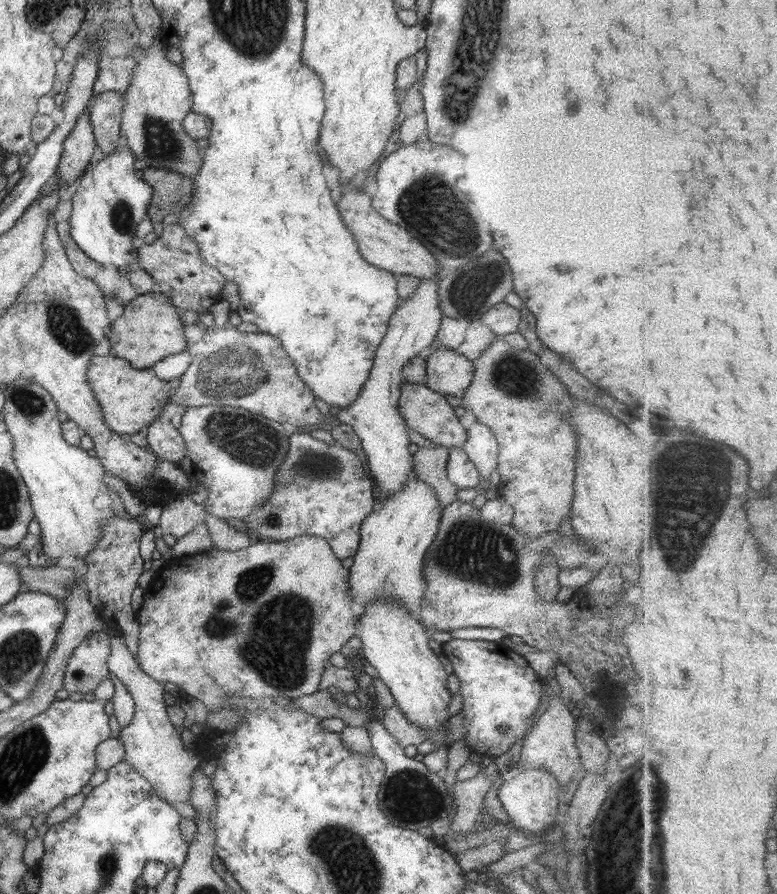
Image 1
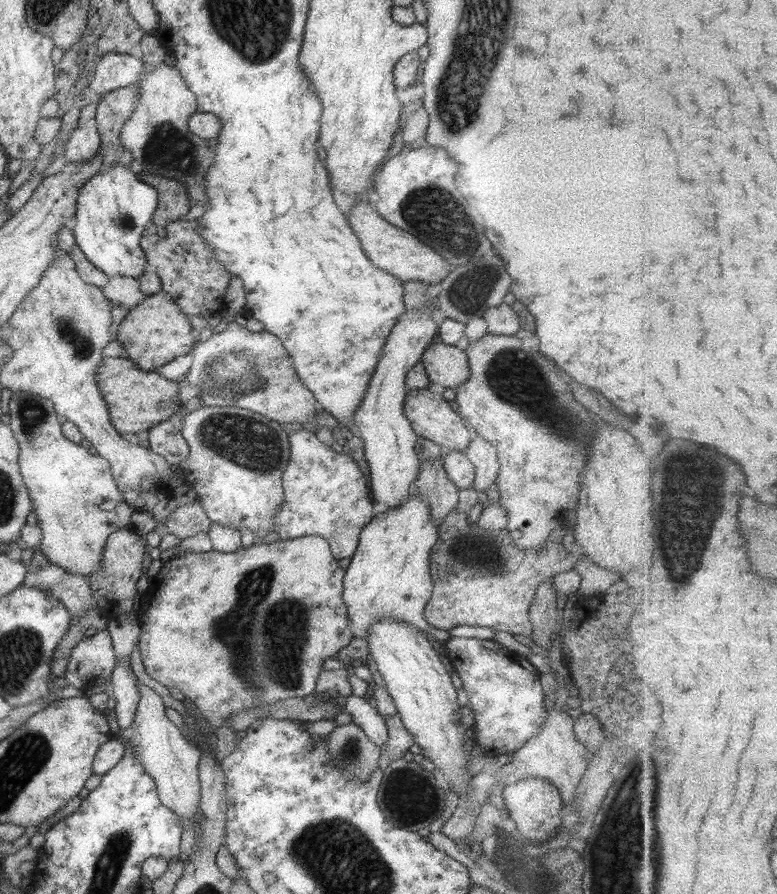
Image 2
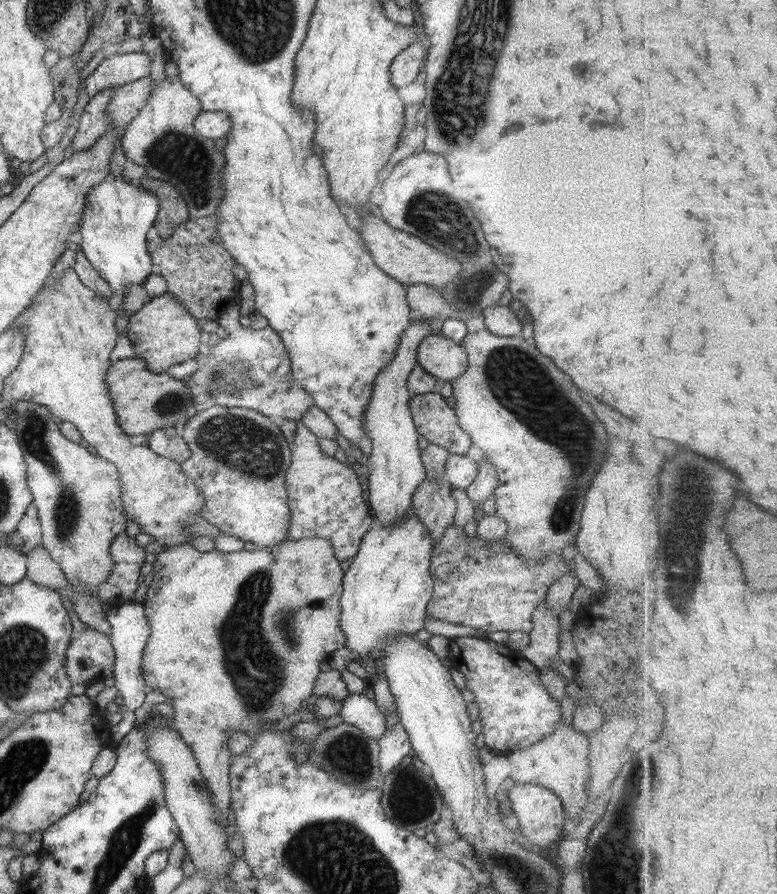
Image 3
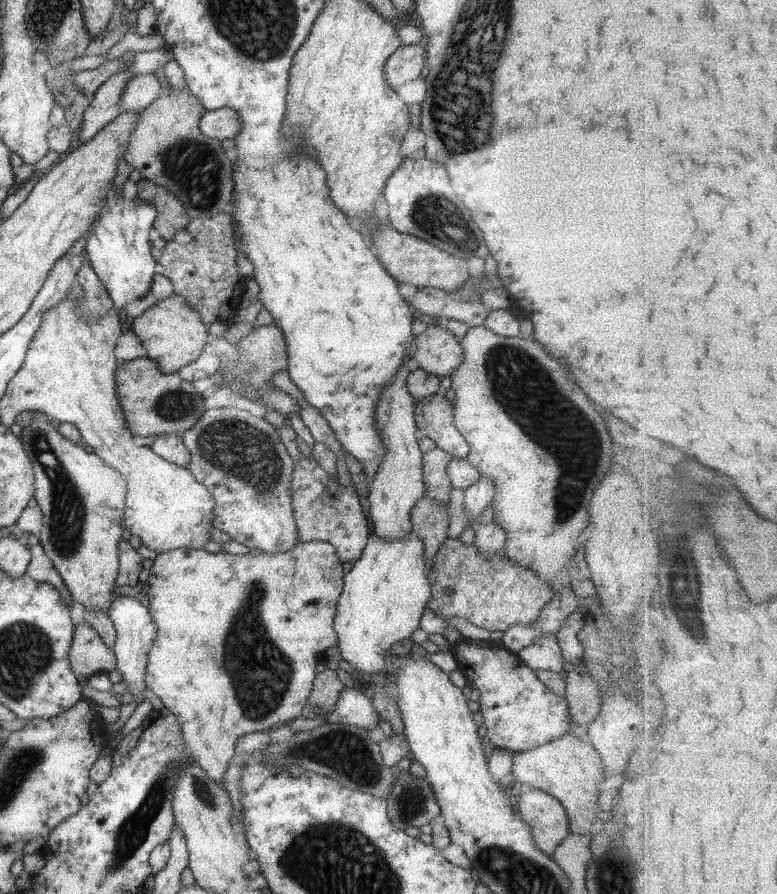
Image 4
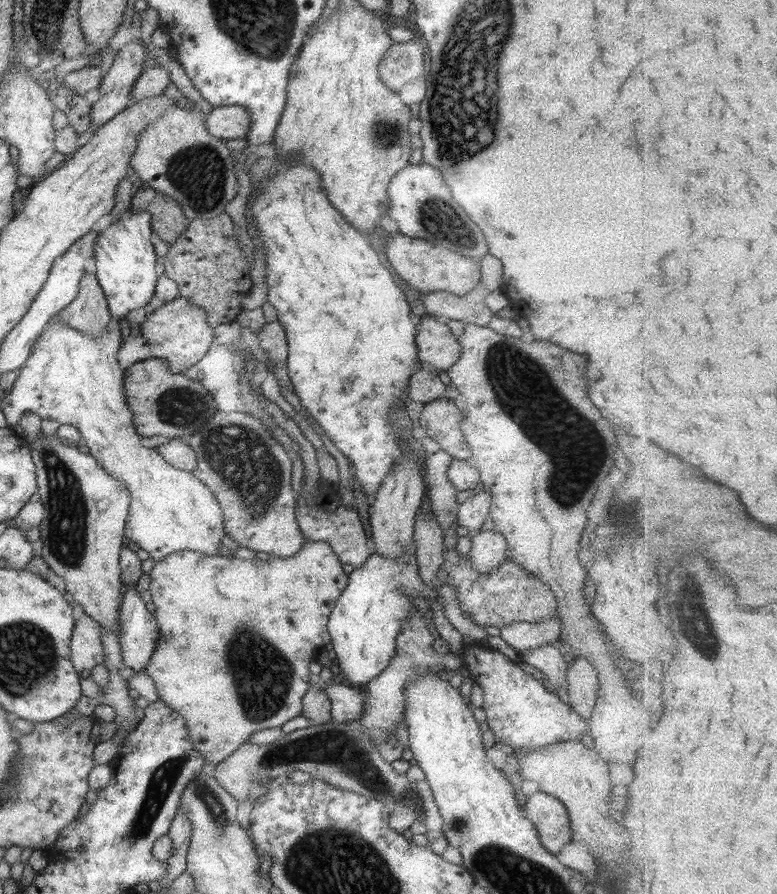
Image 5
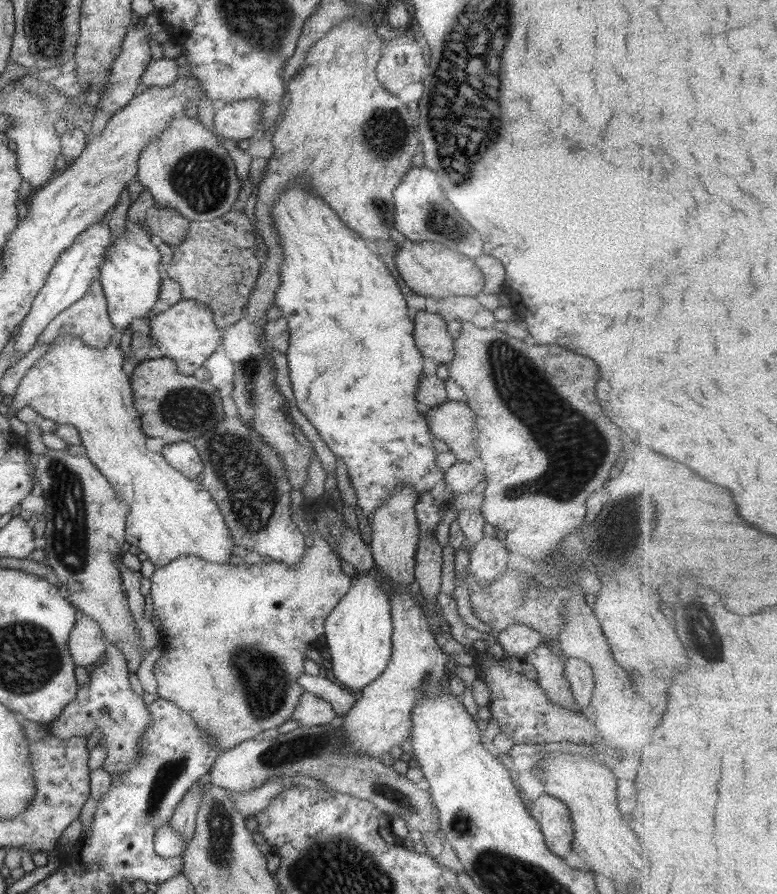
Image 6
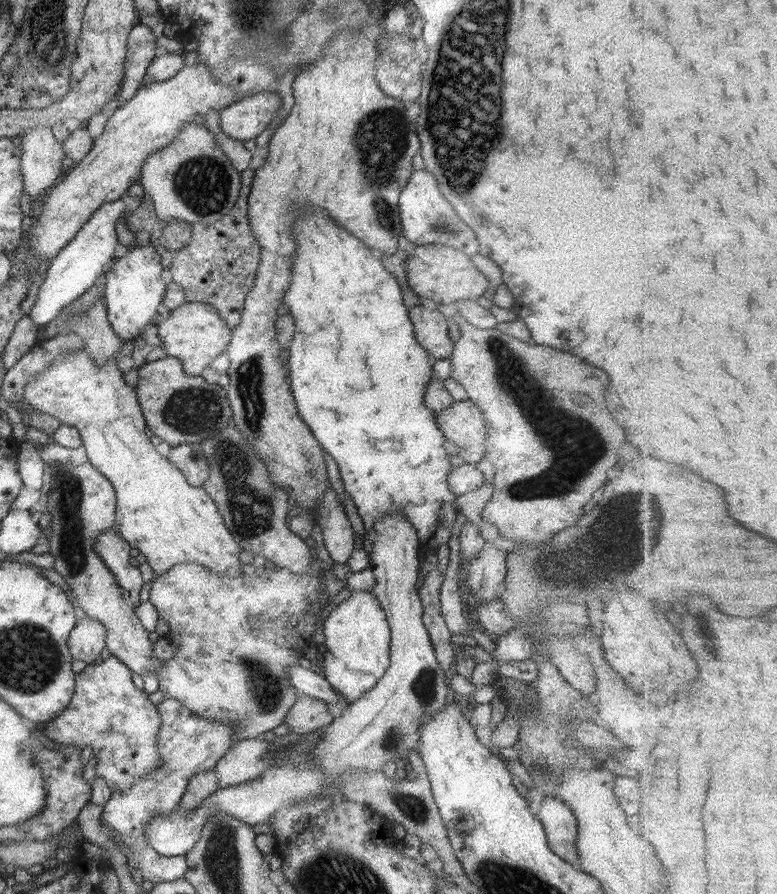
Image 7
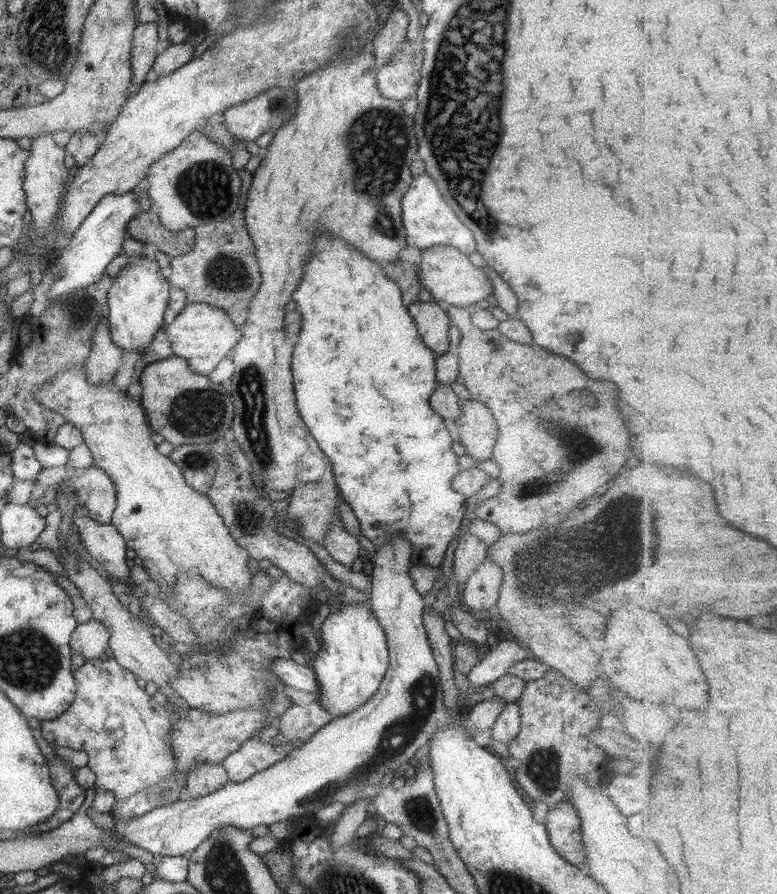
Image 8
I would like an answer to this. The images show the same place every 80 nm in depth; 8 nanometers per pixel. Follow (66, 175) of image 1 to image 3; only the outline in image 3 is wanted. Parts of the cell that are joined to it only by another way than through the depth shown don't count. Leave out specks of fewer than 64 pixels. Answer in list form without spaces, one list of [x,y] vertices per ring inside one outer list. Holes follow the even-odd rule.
[[[105,88],[89,99],[83,113],[78,117],[77,132],[70,143],[73,152],[89,150],[94,140],[109,130],[109,120],[105,118],[105,107],[109,105],[114,88]]]

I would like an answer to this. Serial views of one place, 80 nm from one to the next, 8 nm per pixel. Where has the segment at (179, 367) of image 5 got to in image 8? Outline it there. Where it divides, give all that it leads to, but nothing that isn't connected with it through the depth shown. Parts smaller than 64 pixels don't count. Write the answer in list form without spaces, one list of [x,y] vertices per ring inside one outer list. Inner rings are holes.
[[[186,303],[175,320],[172,320],[171,324],[163,325],[163,328],[171,341],[173,356],[185,360],[191,372],[206,377],[230,354],[242,333],[240,327],[231,322],[224,310],[205,303]]]

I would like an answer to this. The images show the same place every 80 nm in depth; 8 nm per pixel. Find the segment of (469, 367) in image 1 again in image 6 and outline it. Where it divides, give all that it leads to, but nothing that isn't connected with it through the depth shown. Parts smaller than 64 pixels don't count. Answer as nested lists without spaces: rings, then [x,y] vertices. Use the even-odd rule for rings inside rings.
[[[420,310],[413,316],[412,322],[414,345],[421,356],[432,358],[437,365],[448,364],[455,354],[454,340],[447,334],[441,316]]]

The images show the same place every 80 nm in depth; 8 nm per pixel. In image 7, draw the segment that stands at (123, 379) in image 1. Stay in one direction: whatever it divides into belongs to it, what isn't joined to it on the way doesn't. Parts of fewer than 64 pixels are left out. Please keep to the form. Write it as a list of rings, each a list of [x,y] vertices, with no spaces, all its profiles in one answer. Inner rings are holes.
[[[164,356],[154,362],[142,365],[138,370],[134,391],[146,424],[147,432],[161,438],[168,445],[192,444],[196,446],[202,440],[215,436],[230,422],[232,416],[226,392],[215,383],[207,382],[201,376],[189,376],[181,370],[181,362],[173,357]]]

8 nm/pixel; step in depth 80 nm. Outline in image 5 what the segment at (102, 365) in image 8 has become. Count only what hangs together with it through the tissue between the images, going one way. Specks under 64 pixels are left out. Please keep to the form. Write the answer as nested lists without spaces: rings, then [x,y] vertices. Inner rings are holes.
[[[84,273],[78,284],[77,296],[56,317],[58,322],[88,337],[100,336],[106,330],[112,318],[95,275]]]

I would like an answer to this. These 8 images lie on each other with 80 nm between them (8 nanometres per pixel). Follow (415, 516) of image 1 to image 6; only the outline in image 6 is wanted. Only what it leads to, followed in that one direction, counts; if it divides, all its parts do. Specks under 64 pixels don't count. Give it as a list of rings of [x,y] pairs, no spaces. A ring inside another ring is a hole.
[[[368,572],[355,573],[351,587],[324,620],[325,645],[331,660],[331,674],[343,689],[357,697],[360,690],[380,676],[387,666],[393,632],[387,595]]]

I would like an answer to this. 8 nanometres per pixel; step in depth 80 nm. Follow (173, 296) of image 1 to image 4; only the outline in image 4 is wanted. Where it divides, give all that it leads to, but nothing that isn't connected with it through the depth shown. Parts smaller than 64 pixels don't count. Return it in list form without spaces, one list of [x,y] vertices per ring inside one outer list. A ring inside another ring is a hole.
[[[228,213],[191,219],[173,240],[165,241],[163,252],[156,260],[160,274],[171,281],[174,294],[182,296],[206,326],[214,322],[224,324],[236,313],[244,294],[247,277],[237,273],[237,250],[231,236]]]

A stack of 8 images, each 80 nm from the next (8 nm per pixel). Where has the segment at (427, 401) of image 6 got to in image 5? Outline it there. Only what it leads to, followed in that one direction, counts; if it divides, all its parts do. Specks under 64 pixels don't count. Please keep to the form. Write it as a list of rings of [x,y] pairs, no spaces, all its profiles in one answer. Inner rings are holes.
[[[422,364],[411,375],[406,396],[413,402],[427,404],[444,396],[446,386],[439,381],[437,369],[430,364]]]

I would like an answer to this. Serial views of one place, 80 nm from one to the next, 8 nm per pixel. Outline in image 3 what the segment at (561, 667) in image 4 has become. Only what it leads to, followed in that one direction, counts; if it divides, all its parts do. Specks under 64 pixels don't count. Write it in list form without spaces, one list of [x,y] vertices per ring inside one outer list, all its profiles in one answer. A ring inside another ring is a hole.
[[[545,600],[532,612],[532,630],[529,642],[519,655],[538,669],[548,667],[561,670],[558,664],[558,635],[560,625],[557,616],[546,610]]]

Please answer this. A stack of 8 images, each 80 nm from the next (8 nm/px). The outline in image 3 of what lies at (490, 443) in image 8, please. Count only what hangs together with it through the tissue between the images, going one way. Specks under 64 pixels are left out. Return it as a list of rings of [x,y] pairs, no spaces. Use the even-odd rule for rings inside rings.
[[[439,393],[411,395],[409,408],[420,436],[430,444],[444,448],[449,455],[465,455],[472,443],[467,433],[458,427],[454,410]]]

